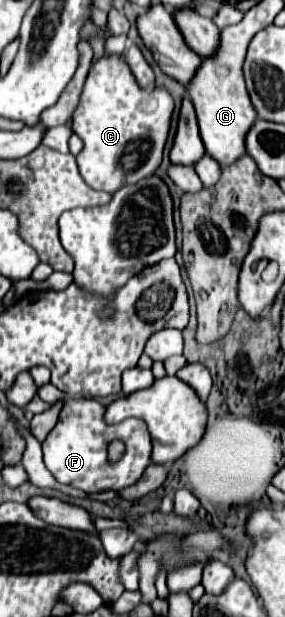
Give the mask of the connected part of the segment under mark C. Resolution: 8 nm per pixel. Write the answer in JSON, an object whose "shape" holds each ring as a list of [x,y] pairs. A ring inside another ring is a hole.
{"shape":[[[124,54],[102,56],[90,68],[80,98],[80,106],[74,112],[74,120],[72,120],[74,134],[78,134],[84,142],[84,148],[76,156],[76,162],[86,184],[92,186],[94,190],[106,190],[112,194],[114,190],[118,190],[118,186],[126,186],[130,182],[138,182],[154,174],[162,162],[162,152],[172,124],[172,112],[174,112],[174,98],[168,92],[168,88],[154,88],[154,90],[142,88],[134,78]]]}

